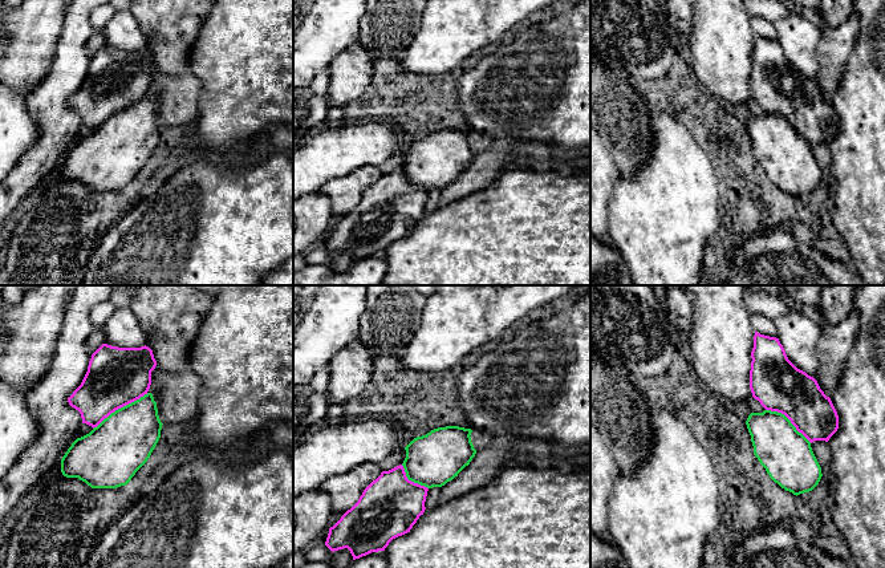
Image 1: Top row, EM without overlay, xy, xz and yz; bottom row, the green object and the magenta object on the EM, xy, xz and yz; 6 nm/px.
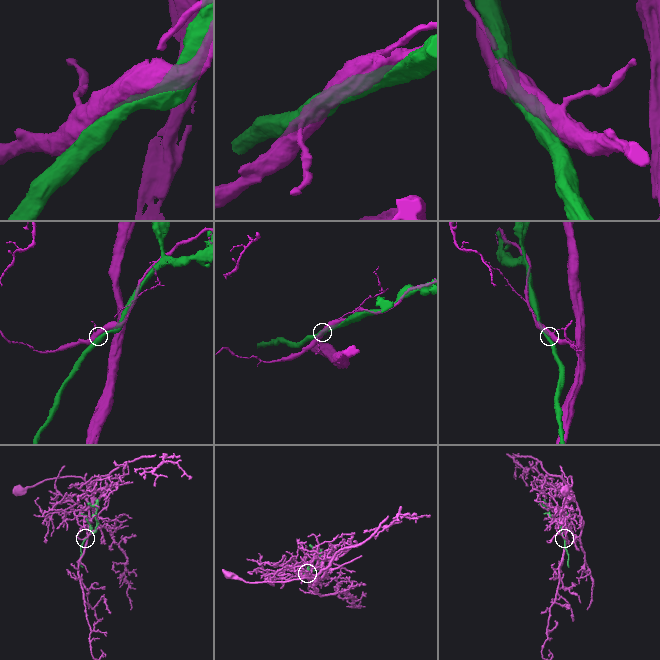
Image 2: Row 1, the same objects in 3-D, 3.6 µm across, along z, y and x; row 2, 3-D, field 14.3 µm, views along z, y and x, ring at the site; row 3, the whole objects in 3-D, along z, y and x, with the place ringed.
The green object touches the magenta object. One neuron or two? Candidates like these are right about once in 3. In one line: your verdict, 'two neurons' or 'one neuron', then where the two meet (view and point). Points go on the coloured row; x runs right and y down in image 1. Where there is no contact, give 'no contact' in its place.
two neurons; contact xy (121, 408)

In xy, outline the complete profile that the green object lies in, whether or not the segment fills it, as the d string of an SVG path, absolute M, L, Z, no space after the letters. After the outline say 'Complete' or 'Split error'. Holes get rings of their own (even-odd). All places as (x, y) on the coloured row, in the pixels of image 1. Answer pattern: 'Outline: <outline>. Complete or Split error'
Outline: M151 393L115 410L89 434L77 438L61 459L61 472L78 478L92 488L117 488L126 486L147 462L162 430L157 402Z. Complete

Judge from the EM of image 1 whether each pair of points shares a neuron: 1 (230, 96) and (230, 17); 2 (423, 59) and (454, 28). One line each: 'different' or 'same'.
1: same
2: same

